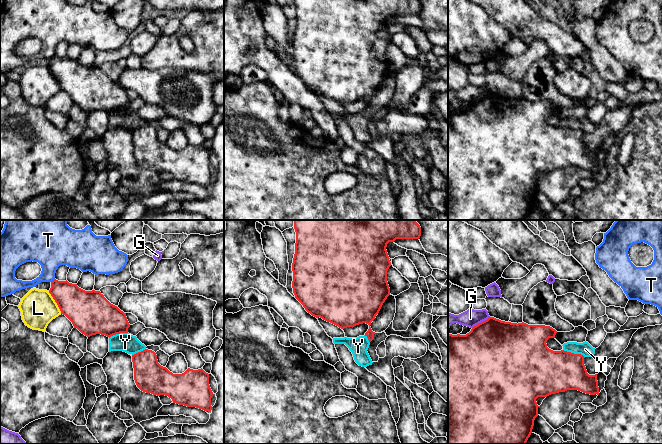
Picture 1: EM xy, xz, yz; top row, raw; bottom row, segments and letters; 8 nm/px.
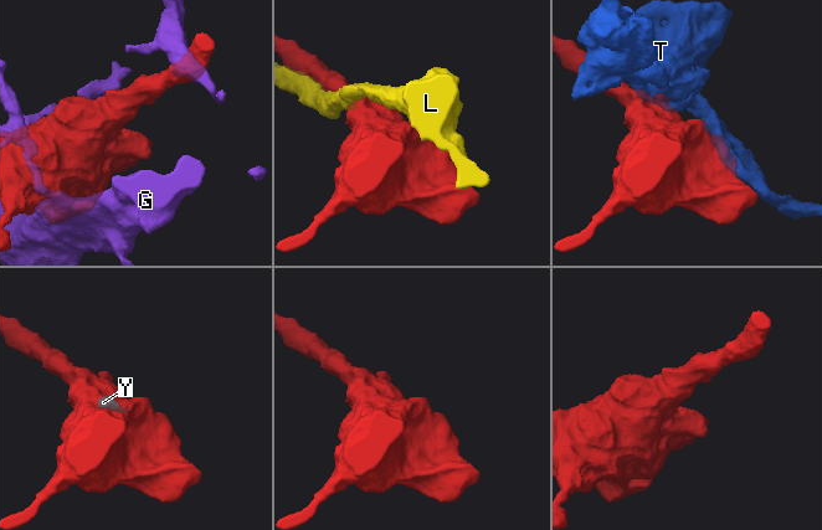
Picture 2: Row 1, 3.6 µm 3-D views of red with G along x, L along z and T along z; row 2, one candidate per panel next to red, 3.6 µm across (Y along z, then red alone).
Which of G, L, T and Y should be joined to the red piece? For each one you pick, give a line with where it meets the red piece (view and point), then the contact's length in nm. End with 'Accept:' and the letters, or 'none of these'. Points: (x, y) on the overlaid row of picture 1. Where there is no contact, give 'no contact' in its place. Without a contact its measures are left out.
Accept: none of these

